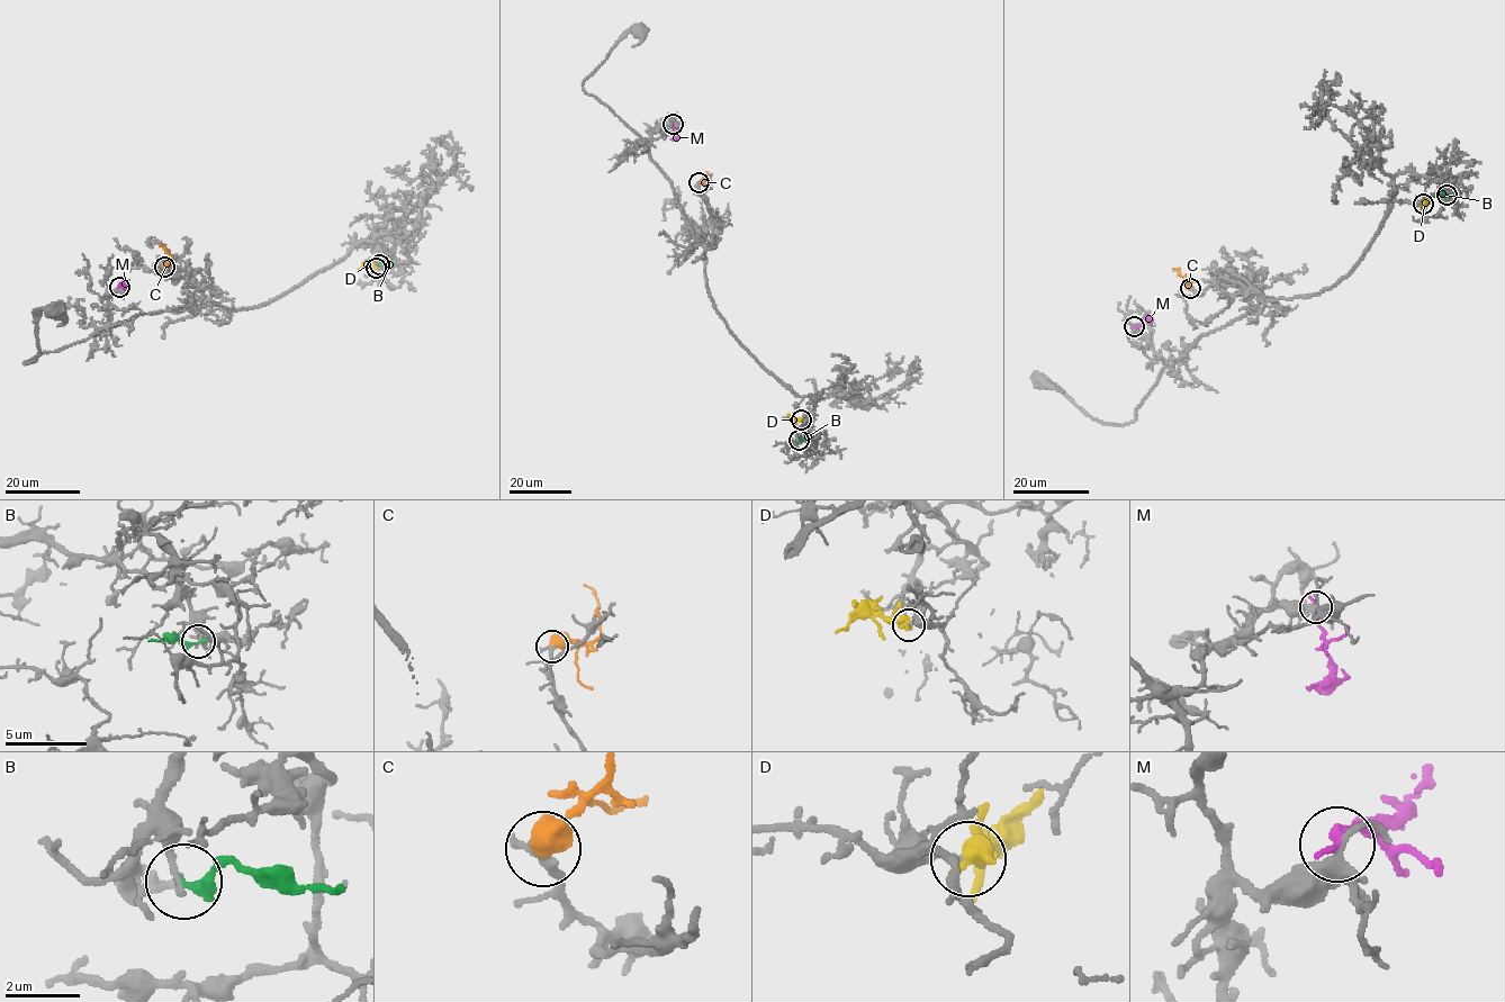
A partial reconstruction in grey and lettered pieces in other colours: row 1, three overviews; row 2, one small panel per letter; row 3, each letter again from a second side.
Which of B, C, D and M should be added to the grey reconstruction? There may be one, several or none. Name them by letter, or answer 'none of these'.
C

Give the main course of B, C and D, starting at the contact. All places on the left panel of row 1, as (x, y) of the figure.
B: (379, 264), (396, 265)
C: (164, 267), (171, 258), (162, 245), (159, 246)
D: (376, 268), (365, 265), (359, 270)

